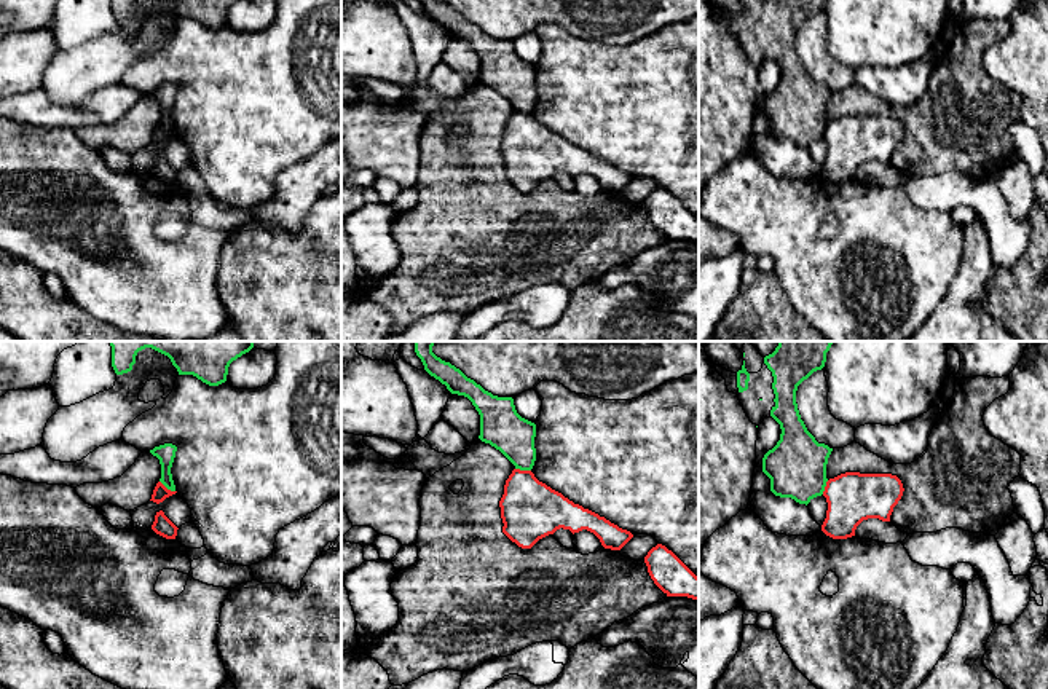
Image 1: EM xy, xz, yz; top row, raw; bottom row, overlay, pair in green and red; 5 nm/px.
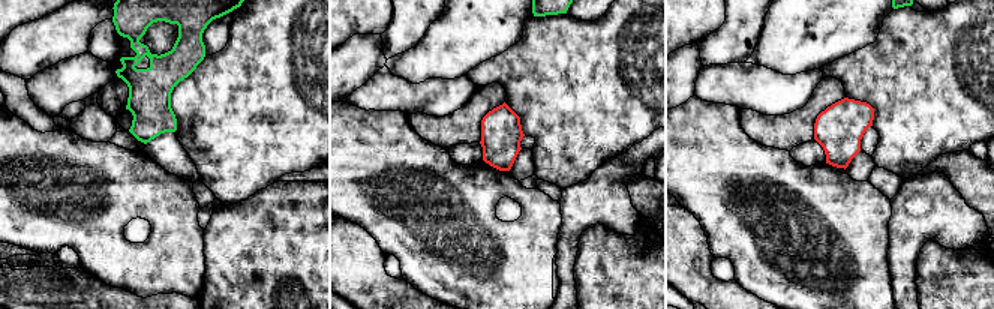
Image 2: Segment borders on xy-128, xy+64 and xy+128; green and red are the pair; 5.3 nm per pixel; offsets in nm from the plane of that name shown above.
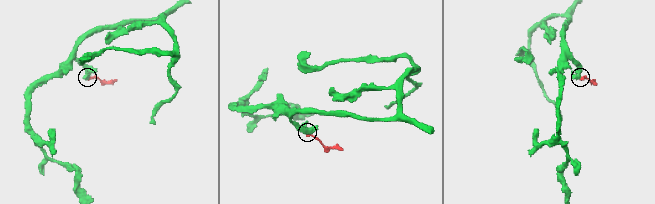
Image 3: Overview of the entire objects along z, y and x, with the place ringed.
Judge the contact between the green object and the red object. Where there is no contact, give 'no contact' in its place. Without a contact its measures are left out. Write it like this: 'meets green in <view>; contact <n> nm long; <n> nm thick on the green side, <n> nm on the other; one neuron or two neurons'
meets green in xy; contact 100 nm long; 90 nm thick on the green side, 80 nm on the other; two neurons

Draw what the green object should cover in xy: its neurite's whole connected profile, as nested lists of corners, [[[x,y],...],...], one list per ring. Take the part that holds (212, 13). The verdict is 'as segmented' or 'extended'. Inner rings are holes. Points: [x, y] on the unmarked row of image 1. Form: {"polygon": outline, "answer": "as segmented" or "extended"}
{"polygon": [[[169,0],[179,18],[193,18],[209,29],[227,24],[228,10],[238,0]]], "answer": "as segmented"}

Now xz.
{"polygon": [[[420,0],[424,13],[451,37],[467,40],[480,57],[479,81],[499,93],[520,113],[531,113],[536,104],[536,67],[522,61],[512,40],[485,33],[459,11],[440,0]]], "answer": "as segmented"}

